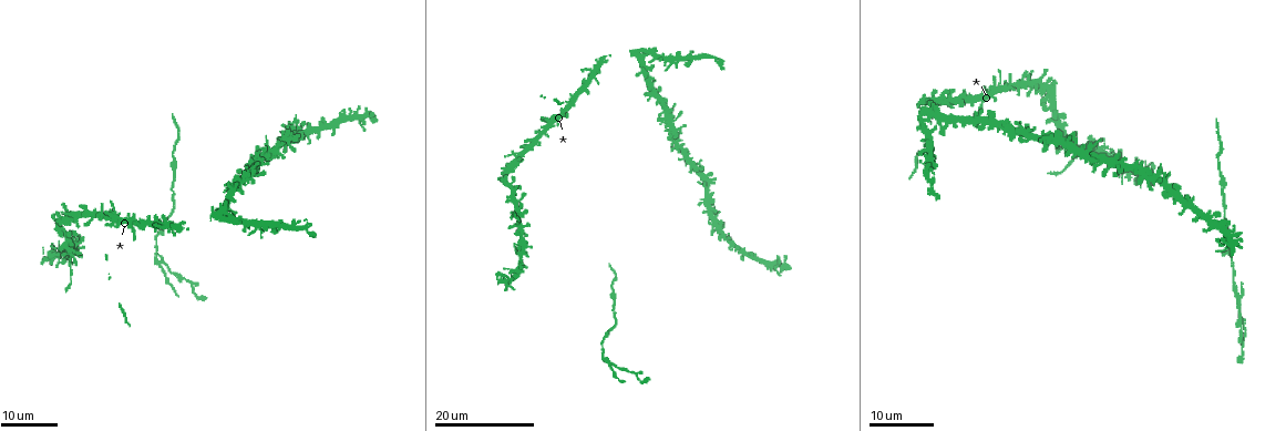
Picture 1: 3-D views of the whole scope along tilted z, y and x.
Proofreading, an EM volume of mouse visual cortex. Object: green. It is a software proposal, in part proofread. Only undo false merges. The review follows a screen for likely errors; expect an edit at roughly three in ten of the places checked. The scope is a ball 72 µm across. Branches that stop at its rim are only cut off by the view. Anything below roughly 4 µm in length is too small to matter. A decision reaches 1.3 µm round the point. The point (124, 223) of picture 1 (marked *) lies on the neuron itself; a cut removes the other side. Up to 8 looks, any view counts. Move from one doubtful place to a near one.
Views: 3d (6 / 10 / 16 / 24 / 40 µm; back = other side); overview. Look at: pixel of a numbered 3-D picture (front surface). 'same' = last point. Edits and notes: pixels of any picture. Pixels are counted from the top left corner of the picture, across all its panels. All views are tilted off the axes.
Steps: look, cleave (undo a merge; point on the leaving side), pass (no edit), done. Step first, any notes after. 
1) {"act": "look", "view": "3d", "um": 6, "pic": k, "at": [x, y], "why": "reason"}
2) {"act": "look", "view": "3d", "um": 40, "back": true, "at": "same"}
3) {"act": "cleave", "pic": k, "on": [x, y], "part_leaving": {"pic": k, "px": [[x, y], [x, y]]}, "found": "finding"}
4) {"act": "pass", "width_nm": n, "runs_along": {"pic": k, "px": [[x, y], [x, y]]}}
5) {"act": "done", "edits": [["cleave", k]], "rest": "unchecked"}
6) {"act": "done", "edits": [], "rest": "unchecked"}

{"act": "look", "view": "3d", "um": 16, "pic": 1, "at": [116, 220]}

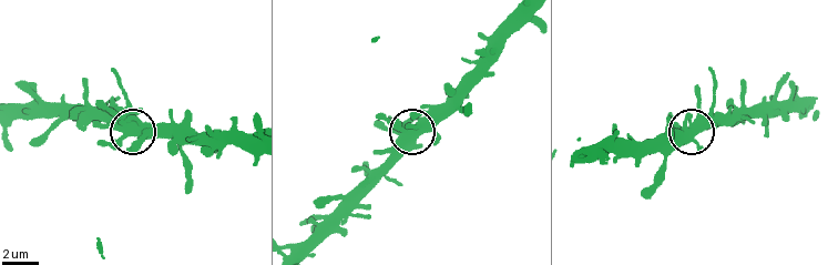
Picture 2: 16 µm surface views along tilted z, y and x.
{"act": "look", "view": "3d", "um": 10, "pic": 2, "at": [123, 136]}

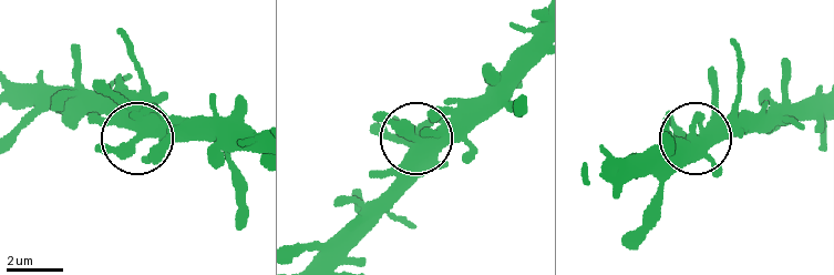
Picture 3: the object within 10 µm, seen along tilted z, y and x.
{"act": "pass", "side_arm_um": 10, "found": "all the same neuron"}

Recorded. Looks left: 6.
{"act": "look", "view": "3d", "um": 16, "pic": 1, "at": [158, 230], "why": "two arms in line, one across"}

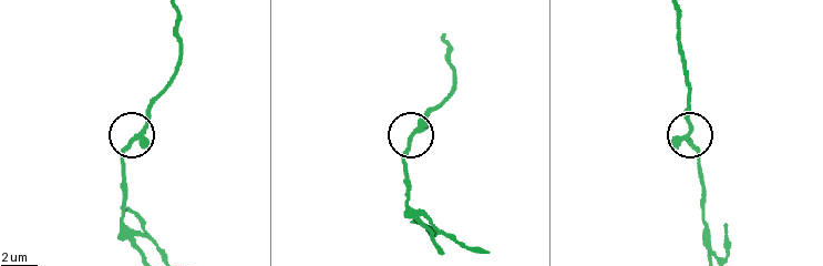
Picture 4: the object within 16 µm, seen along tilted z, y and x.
{"act": "look", "view": "3d", "um": 10, "pic": 4, "at": [414, 135], "why": "closer look"}

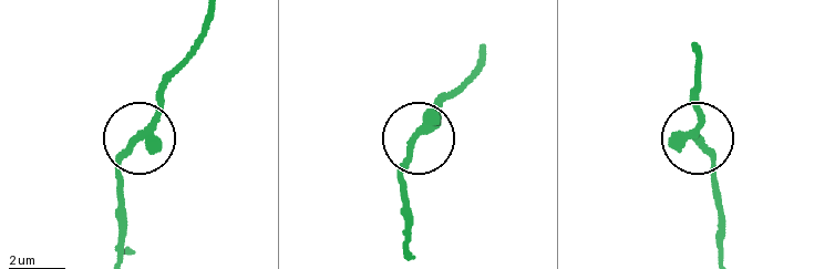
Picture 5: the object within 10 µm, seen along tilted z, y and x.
{"act": "pass", "side_arm_um": 22, "found": "all the same neuron"}

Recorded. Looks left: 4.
{"act": "look", "view": "3d", "um": 16, "pic": 1, "at": [1237, 292], "why": "four or more arms meet"}

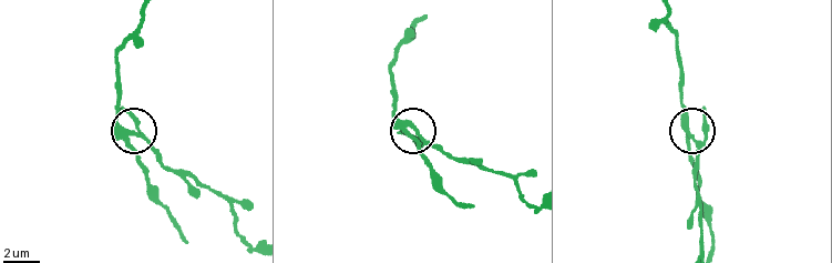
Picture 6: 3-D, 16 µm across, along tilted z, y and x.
{"act": "look", "view": "3d", "um": 10, "pic": 6, "at": [415, 134]}

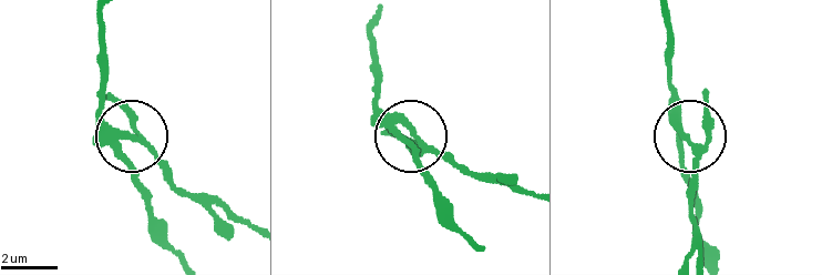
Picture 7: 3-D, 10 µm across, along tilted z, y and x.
{"act": "cleave", "pic": 7, "on": [699, 143], "arms": 4, "part_leaving": {"pic": 7, "px": [[675, 119], [691, 154], [695, 256]]}, "found": "two neurons meet here"}

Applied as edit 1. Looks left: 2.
{"act": "done", "edits": [["cleave", 7]], "rest": "unchecked"}

